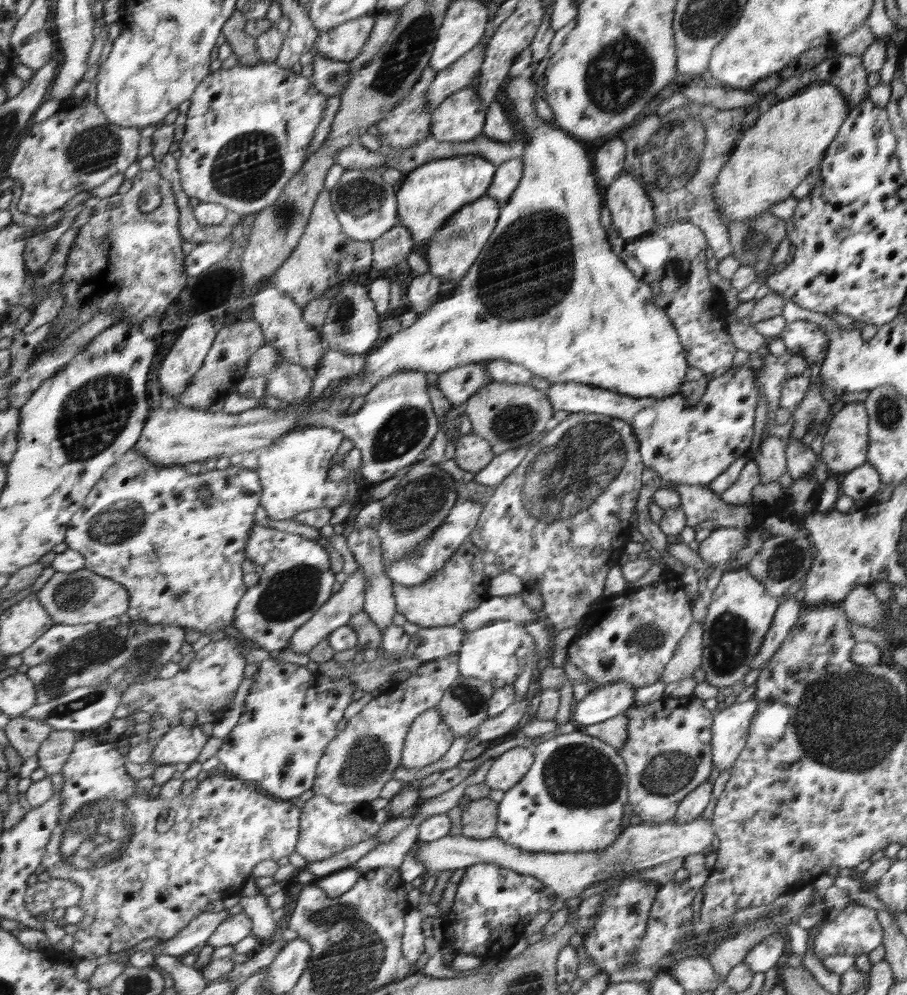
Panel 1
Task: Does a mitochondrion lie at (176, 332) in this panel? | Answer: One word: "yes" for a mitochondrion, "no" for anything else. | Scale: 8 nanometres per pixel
no

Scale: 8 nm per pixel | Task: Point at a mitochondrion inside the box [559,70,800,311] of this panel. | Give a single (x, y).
(672, 153)

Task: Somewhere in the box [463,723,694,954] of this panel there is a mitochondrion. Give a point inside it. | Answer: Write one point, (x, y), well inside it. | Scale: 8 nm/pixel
(576, 776)

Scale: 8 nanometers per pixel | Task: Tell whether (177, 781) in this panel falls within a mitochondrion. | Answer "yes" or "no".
no

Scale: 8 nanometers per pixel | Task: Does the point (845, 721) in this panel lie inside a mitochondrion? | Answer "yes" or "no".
yes

